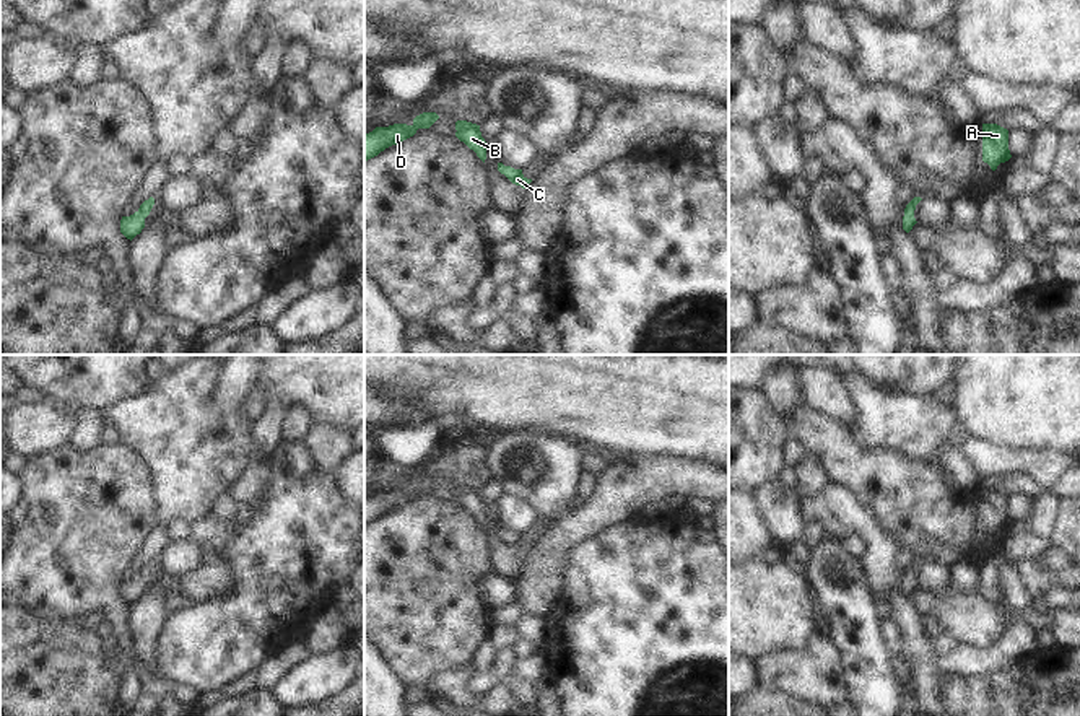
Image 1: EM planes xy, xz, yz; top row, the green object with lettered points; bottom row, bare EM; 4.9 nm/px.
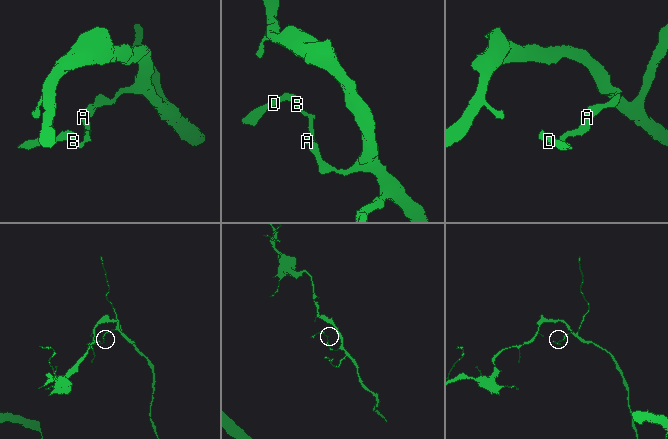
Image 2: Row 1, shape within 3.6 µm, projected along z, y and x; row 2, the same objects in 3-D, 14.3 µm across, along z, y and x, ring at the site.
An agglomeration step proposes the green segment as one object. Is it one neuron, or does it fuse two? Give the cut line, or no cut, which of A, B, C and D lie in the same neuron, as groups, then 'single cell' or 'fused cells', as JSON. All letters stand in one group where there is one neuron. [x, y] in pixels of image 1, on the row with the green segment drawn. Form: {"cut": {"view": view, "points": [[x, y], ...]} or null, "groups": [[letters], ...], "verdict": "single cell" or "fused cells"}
{"cut": null, "groups": [["A", "B", "C", "D"]], "verdict": "single cell"}

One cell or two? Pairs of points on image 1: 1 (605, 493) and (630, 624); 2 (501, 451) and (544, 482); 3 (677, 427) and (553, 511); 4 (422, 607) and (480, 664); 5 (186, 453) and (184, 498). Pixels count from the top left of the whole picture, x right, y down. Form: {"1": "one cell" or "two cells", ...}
{"1": "two cells", "2": "one cell", "3": "two cells", "4": "two cells", "5": "one cell"}

